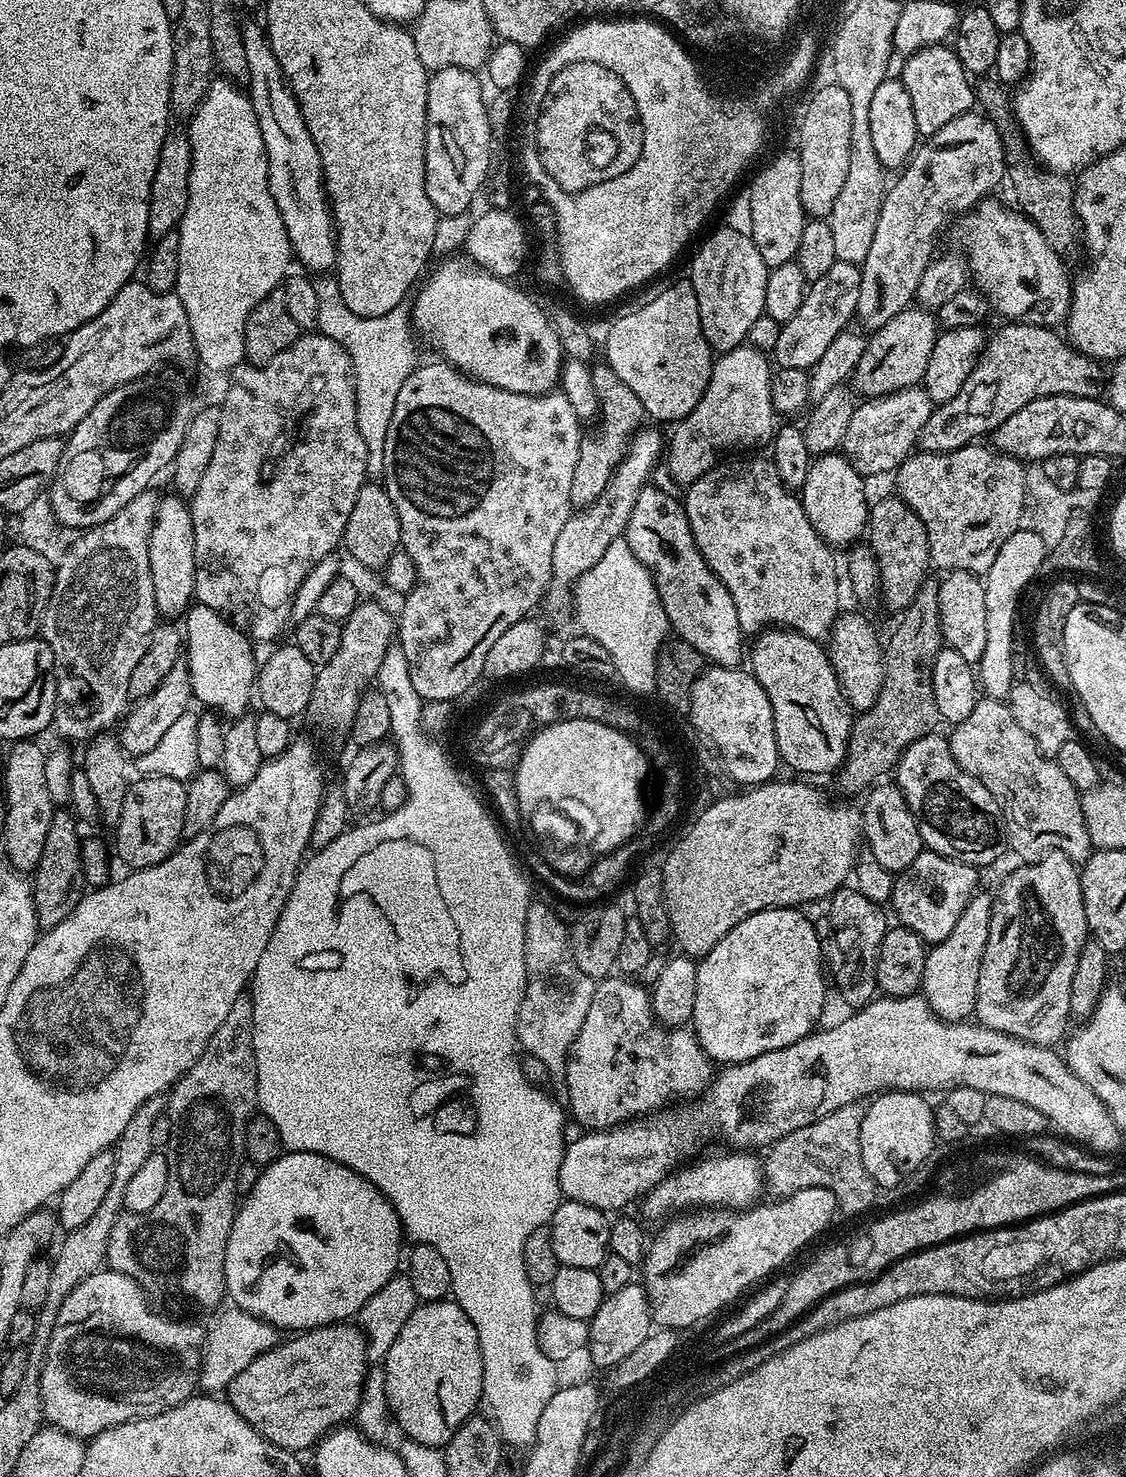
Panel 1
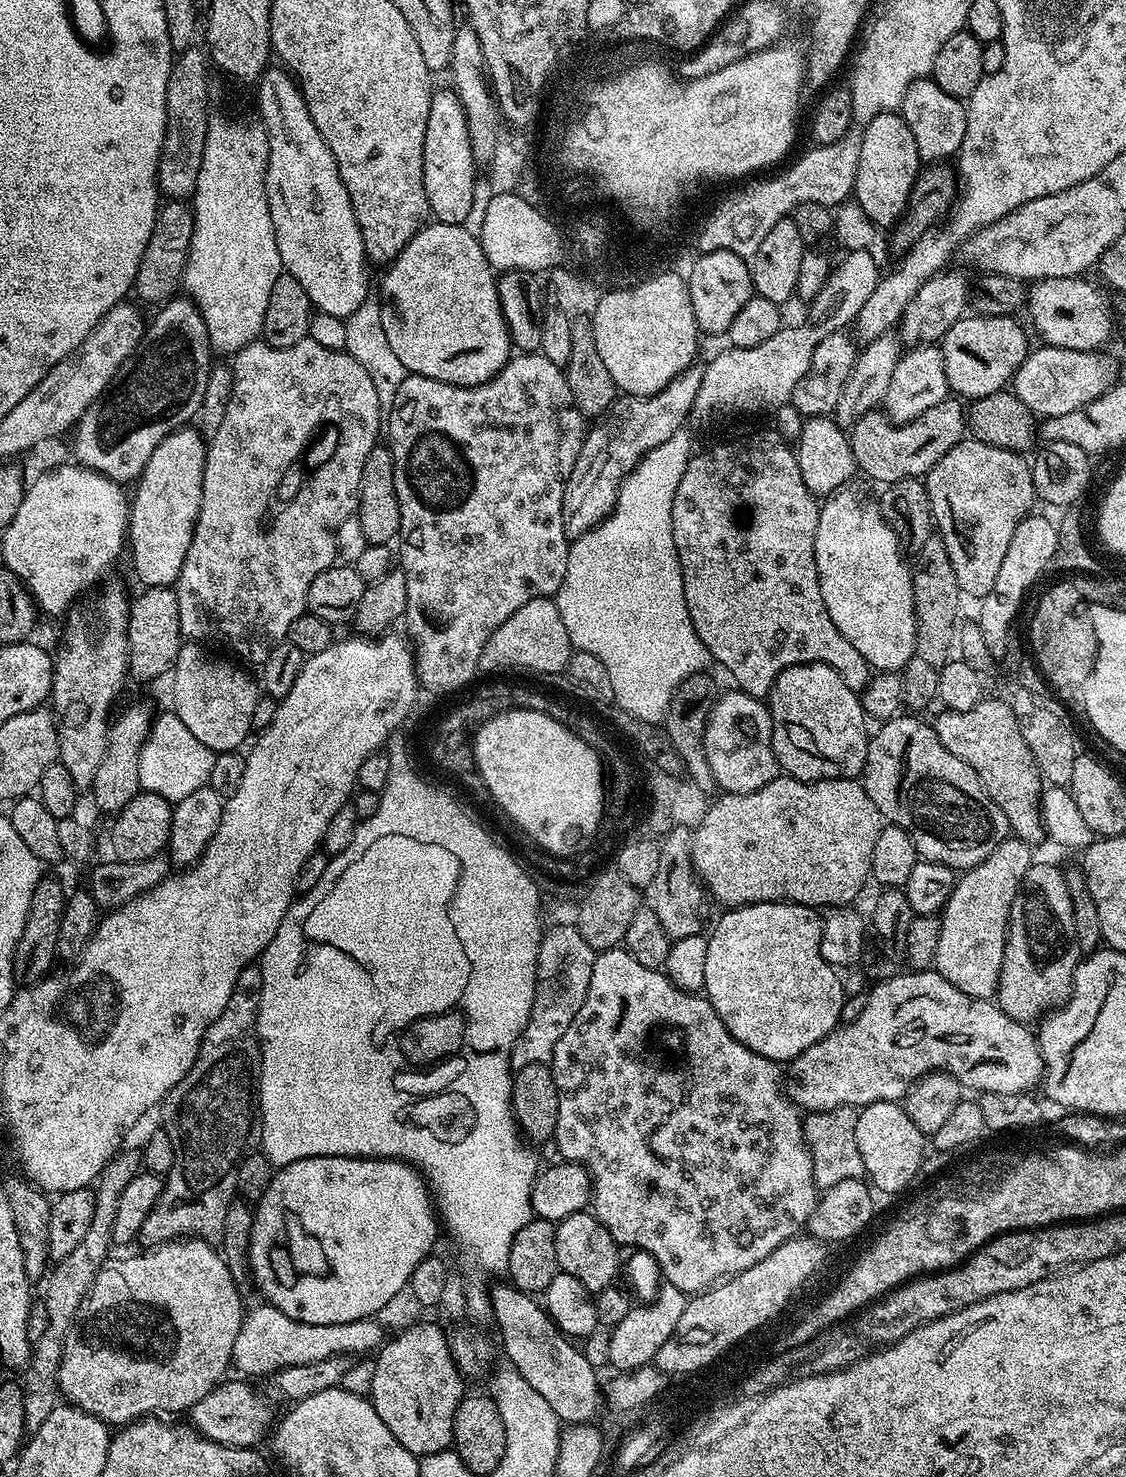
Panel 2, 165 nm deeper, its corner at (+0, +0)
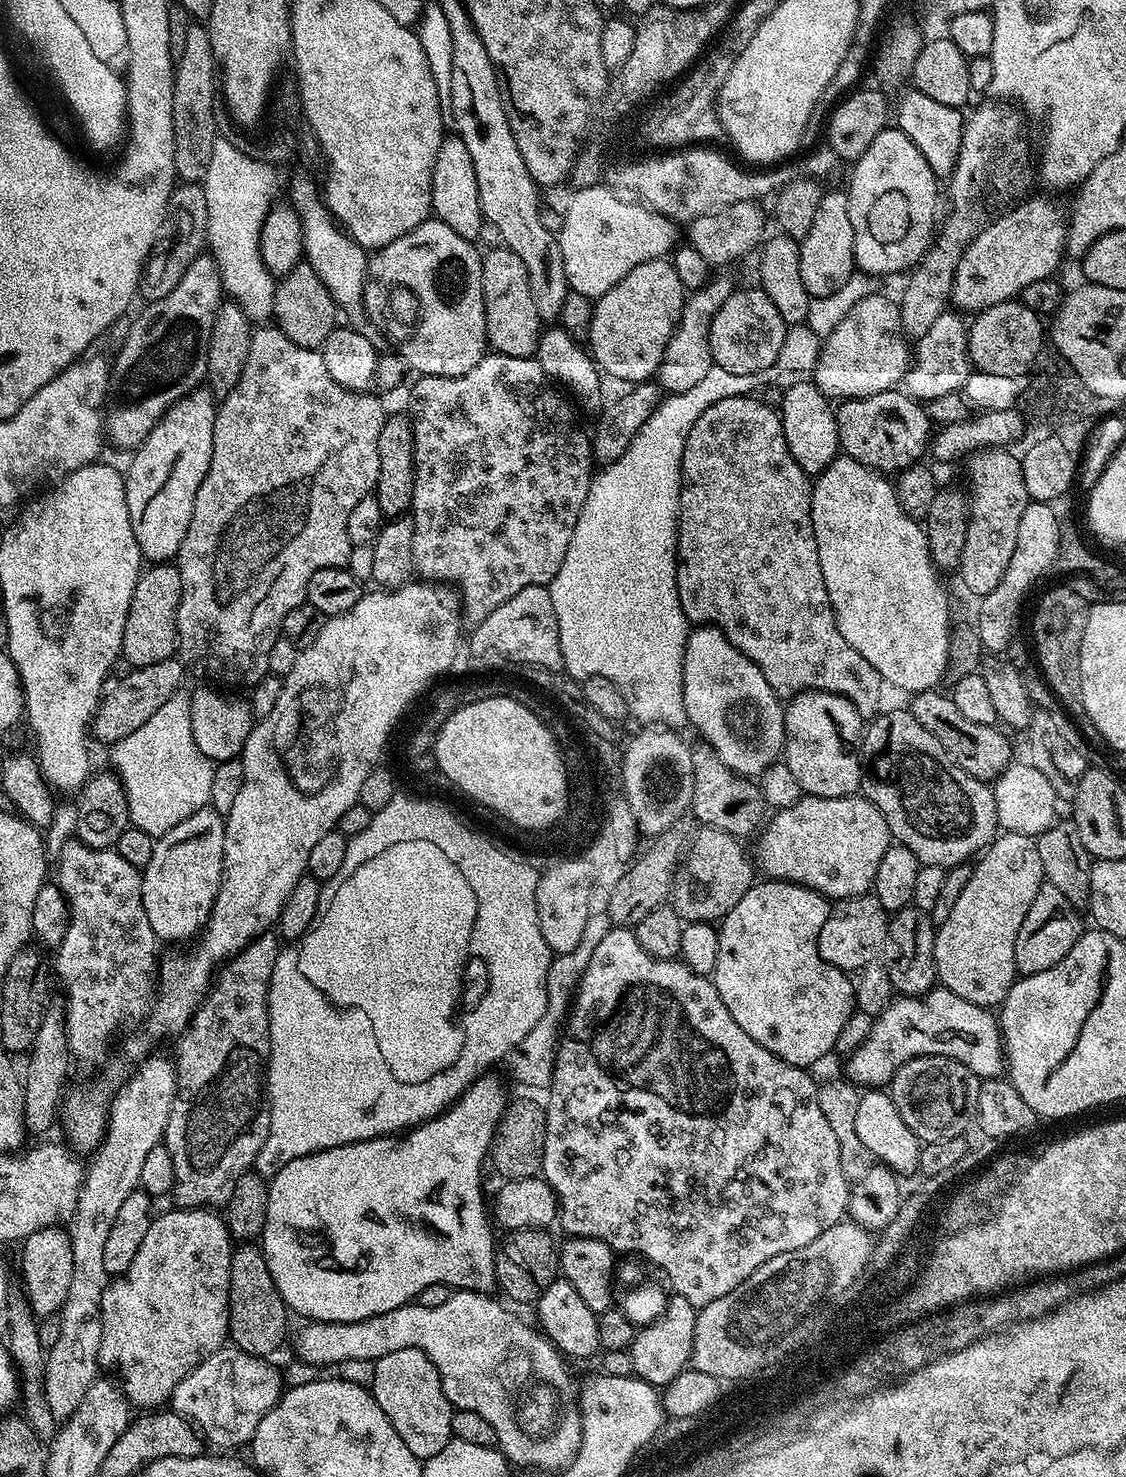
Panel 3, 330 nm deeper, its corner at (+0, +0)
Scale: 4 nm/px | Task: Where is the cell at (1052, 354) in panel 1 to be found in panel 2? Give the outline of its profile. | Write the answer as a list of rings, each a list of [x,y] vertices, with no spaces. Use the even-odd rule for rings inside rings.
[[[949,398],[938,402],[938,406],[930,406],[918,418],[905,424],[893,424],[883,411],[873,410],[856,419],[850,429],[852,453],[856,459],[856,467],[861,473],[869,472],[876,480],[881,480],[881,485],[887,486],[898,482],[907,476],[923,477],[941,460],[944,455],[966,436],[966,408],[959,399]]]

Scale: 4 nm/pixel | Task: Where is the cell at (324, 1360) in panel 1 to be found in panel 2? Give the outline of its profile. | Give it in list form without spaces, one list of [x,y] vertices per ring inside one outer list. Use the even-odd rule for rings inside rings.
[[[225,1379],[223,1382],[217,1384],[214,1390],[210,1390],[210,1394],[206,1394],[206,1398],[202,1398],[202,1402],[195,1404],[190,1410],[190,1417],[192,1416],[190,1424],[200,1435],[205,1436],[207,1440],[213,1440],[231,1448],[256,1448],[259,1445],[259,1440],[264,1435],[264,1439],[269,1435],[270,1429],[274,1424],[274,1416],[272,1420],[271,1410],[260,1401],[259,1394],[248,1385],[251,1383],[247,1379],[236,1379],[240,1380]]]

